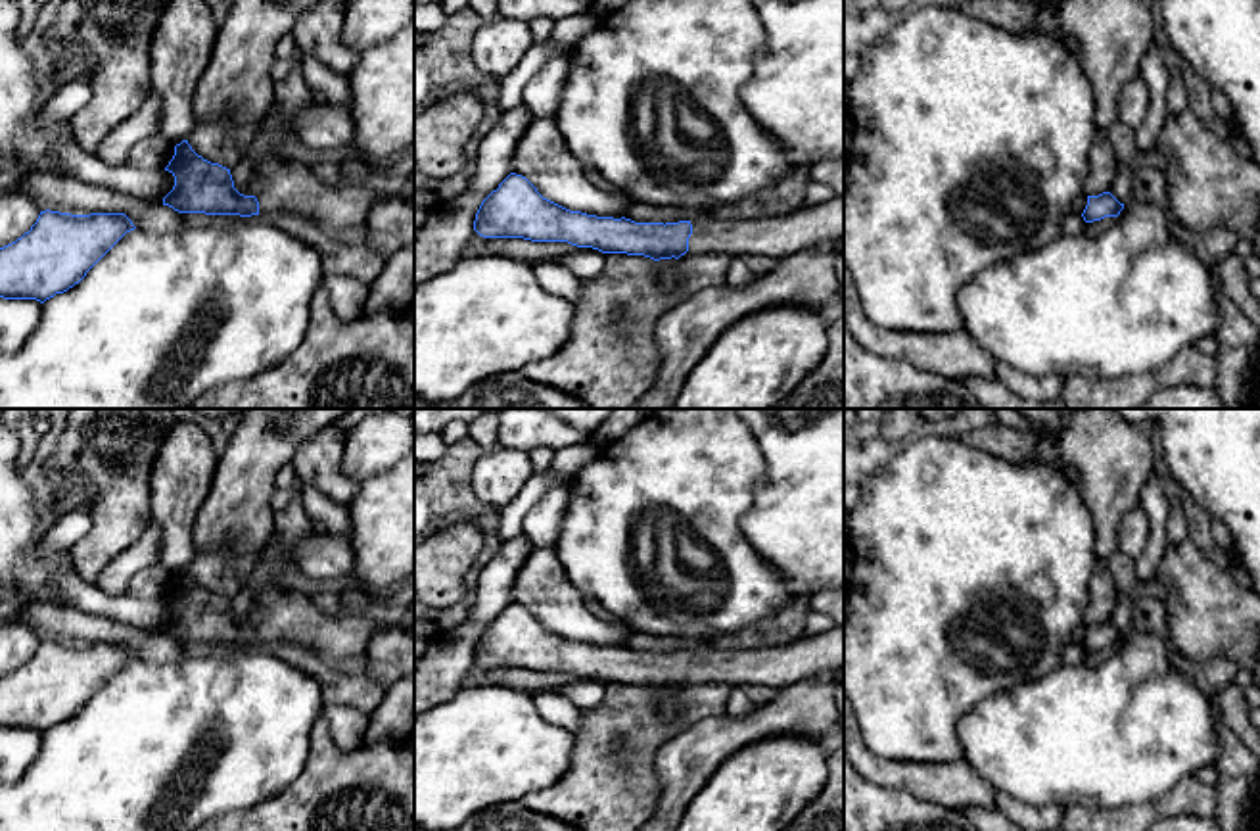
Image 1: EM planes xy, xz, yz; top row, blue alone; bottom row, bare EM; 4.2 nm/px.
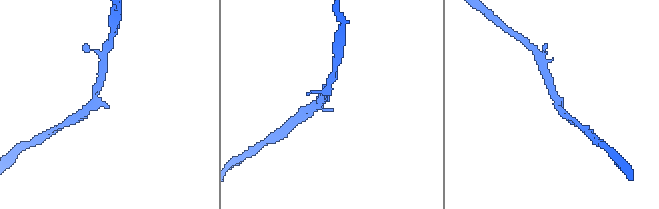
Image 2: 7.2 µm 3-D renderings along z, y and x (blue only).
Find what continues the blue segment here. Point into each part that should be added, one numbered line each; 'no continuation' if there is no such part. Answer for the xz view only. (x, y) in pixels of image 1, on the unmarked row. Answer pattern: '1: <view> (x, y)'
1: xz (779, 666)

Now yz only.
1: yz (1122, 613)

